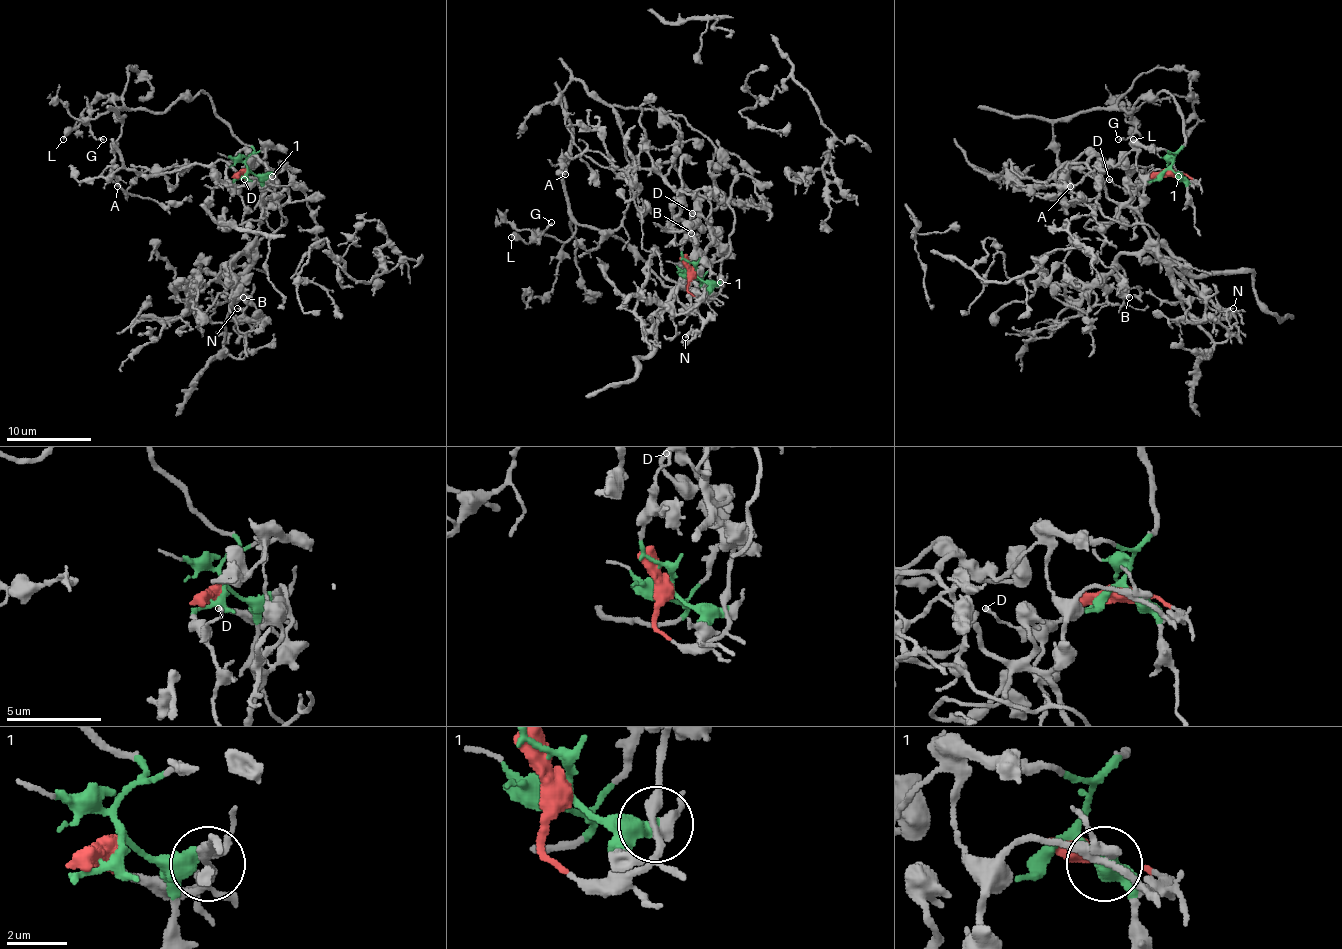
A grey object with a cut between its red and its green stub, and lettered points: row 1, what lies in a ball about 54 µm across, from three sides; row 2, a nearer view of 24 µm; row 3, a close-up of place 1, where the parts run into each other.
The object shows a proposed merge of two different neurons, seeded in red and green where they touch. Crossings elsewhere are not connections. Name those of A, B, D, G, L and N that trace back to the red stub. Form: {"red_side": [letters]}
{"red_side": ["B", "N"]}

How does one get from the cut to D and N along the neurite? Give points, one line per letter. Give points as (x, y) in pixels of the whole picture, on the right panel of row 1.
D: (1168, 170), (1149, 183), (1119, 187), (1108, 178)
N: (1168, 170), (1193, 181), (1155, 170), (1138, 215), (1176, 298), (1198, 319), (1208, 317), (1225, 326), (1234, 309)

